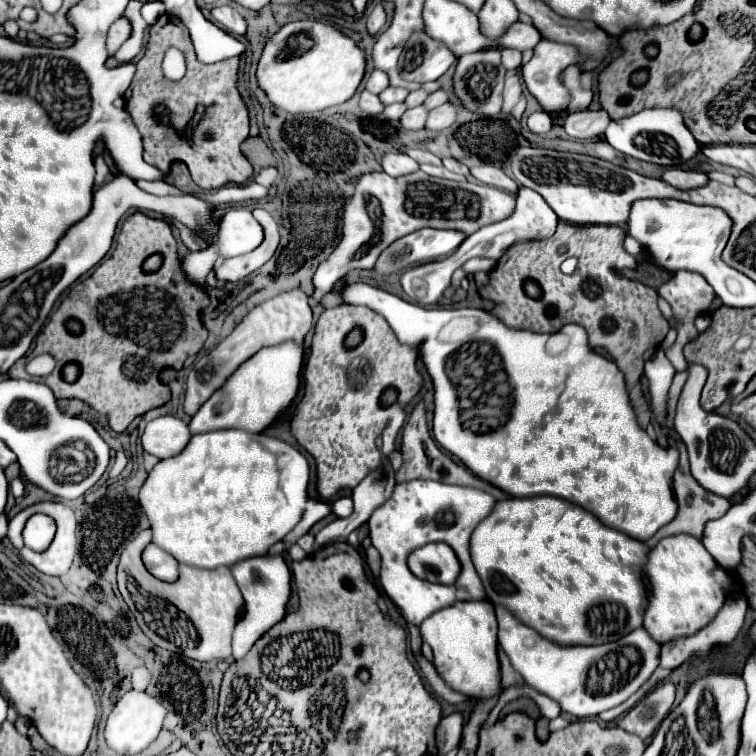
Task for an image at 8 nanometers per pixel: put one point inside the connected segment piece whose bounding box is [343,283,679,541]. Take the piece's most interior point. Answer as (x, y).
(559, 423)

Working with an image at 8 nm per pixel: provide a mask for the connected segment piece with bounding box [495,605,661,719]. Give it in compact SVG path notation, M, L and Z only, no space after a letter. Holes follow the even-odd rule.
M495 605L497 611L497 621L499 621L499 643L505 649L505 653L509 655L515 671L521 673L523 681L531 687L535 687L539 693L555 699L561 709L565 713L571 713L579 719L583 717L597 717L601 711L607 711L611 707L621 705L625 699L629 699L657 669L659 665L659 645L651 639L651 635L639 627L635 631L631 631L629 635L621 637L615 643L605 643L605 645L559 645L559 643L551 643L549 639L543 639L535 629L523 625L507 607L503 605ZM621 647L635 647L637 651L637 665L635 665L635 677L629 679L629 683L625 687L621 687L617 693L607 693L607 695L589 695L585 689L585 679L587 679L587 671L593 663L597 663L599 659L603 659L607 653L611 651L619 651Z

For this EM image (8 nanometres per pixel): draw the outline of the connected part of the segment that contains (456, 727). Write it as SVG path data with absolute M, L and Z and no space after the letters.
M453 713L449 717L443 717L437 727L437 747L441 755L447 755L453 747L461 741L461 729L463 729L463 717L459 713Z

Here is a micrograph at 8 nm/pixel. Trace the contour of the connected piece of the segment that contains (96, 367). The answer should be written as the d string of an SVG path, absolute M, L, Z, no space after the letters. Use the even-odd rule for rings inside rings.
M133 213L131 217L127 217L121 227L121 233L117 235L117 247L113 255L105 263L101 263L87 279L73 285L69 295L53 313L51 321L41 329L41 333L35 339L35 355L53 355L61 369L67 363L77 363L81 369L79 379L75 383L65 383L61 377L61 369L55 367L51 375L41 377L39 381L45 385L59 383L59 387L51 387L57 399L81 399L95 411L109 415L109 427L115 433L123 433L135 417L147 413L149 409L165 405L171 399L171 391L167 385L161 383L159 373L167 367L179 371L185 359L197 355L207 339L207 329L201 323L201 311L209 305L209 295L203 287L191 283L185 277L179 261L181 257L177 253L177 241L167 221L153 219L143 213ZM153 253L161 253L163 265L155 273L145 273L141 265ZM123 271L127 271L127 291L123 291ZM67 319L81 321L83 331L79 335L71 335L65 329Z

